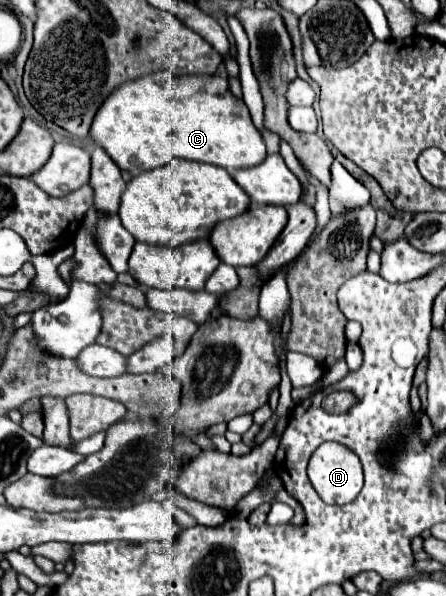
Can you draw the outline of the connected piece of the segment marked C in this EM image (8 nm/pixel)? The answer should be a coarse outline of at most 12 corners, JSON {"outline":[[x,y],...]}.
{"outline":[[219,76],[123,84],[89,134],[121,170],[267,158]]}

